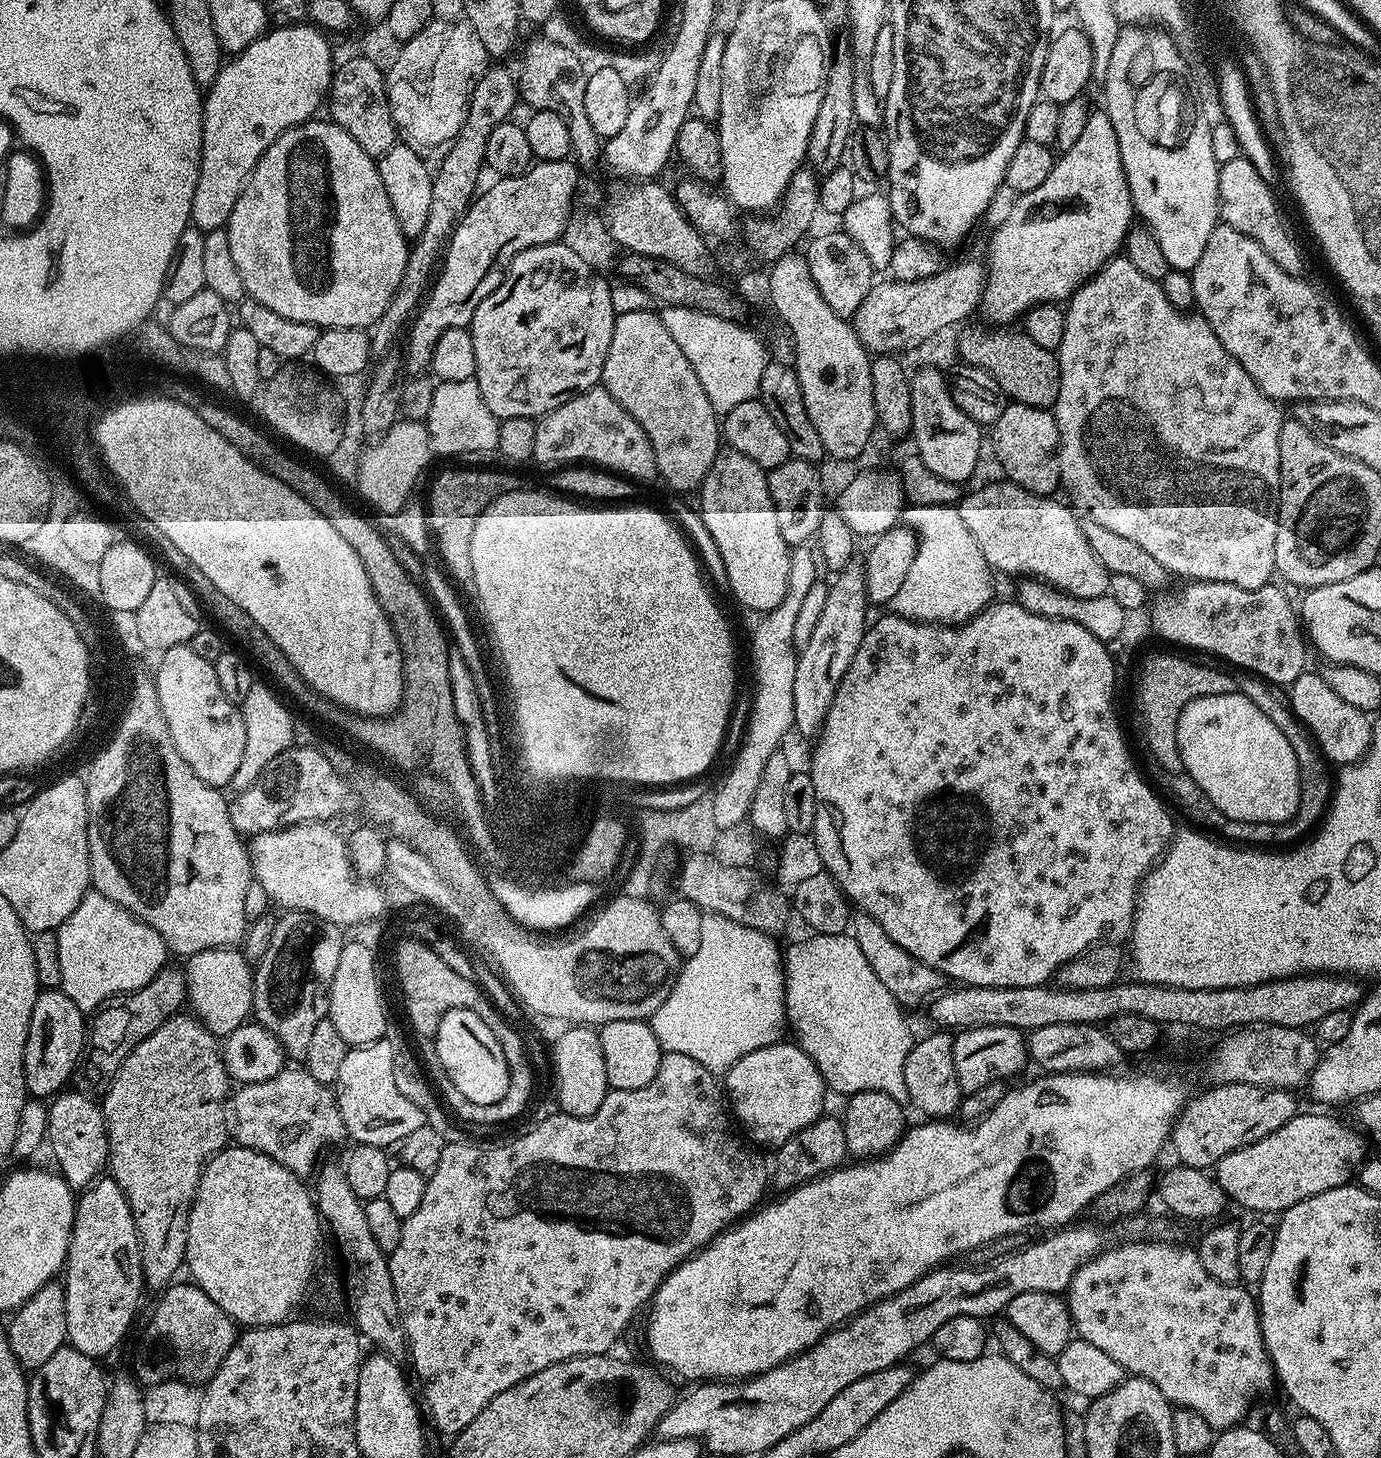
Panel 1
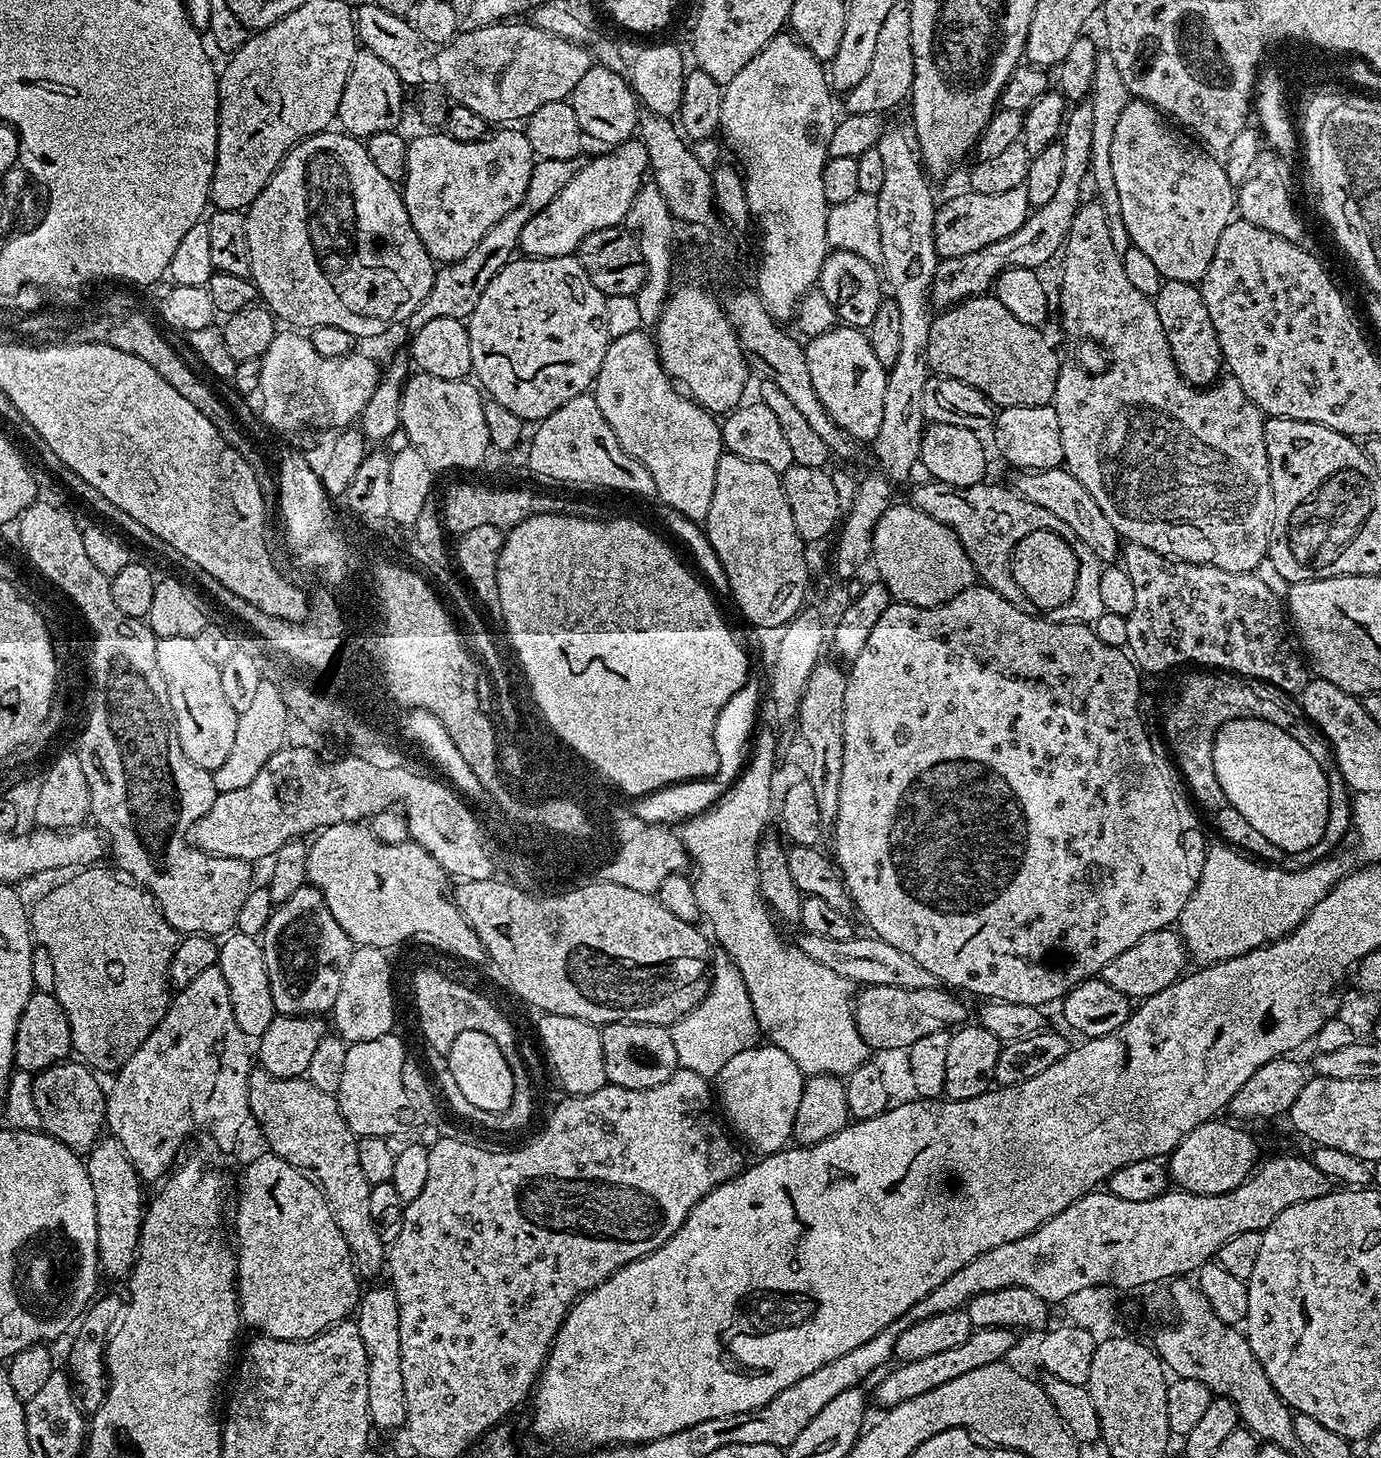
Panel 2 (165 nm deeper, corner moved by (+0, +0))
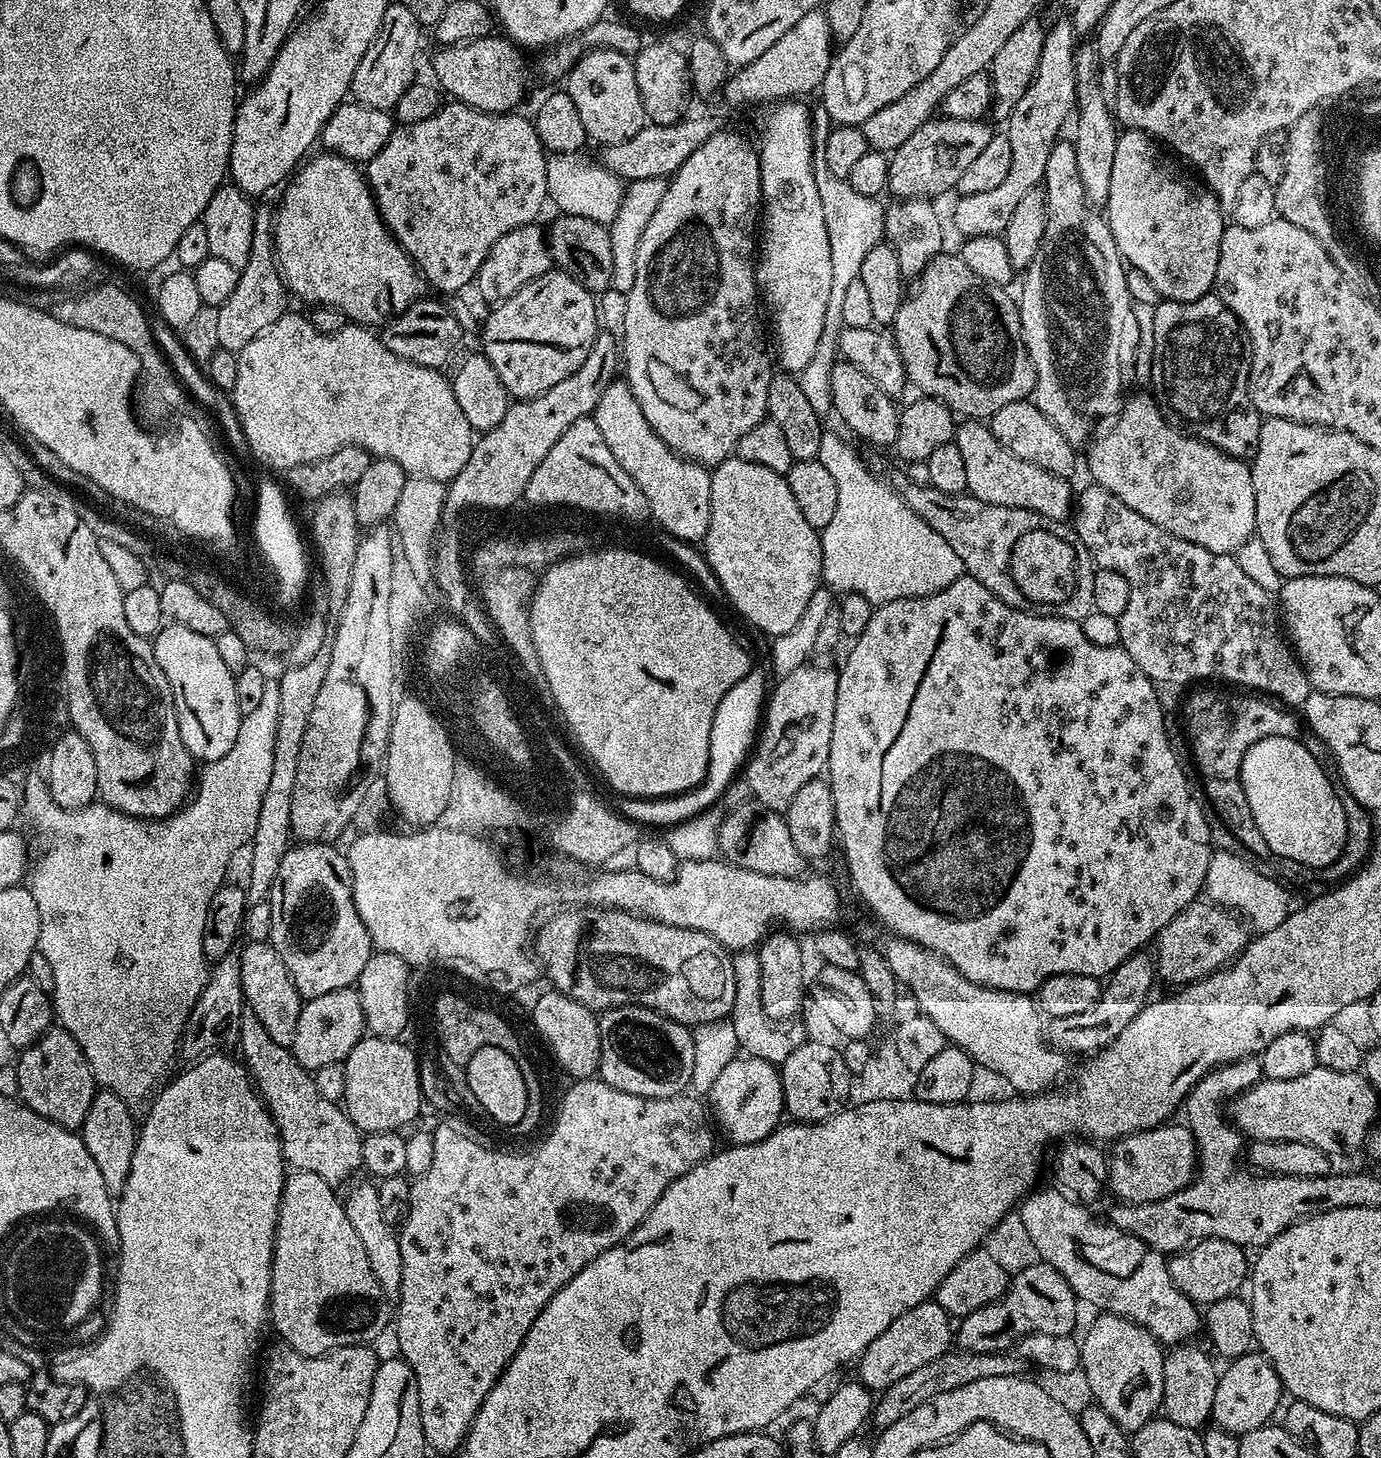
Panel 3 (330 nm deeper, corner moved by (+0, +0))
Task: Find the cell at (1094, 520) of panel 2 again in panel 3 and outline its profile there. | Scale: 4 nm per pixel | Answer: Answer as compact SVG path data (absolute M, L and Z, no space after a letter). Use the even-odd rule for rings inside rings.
M976 418L957 423L954 443L962 453L966 466L966 489L984 504L1021 508L1037 512L1051 520L1067 521L1074 508L1074 491L1063 476L1055 476L1042 466L1034 466L1006 450L998 438L994 438L991 427Z

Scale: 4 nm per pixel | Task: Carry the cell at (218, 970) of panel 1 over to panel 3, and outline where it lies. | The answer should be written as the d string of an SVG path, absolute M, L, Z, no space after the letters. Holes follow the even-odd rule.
M254 940L245 945L240 948L244 1004L249 1011L258 1014L262 1026L266 1026L266 1034L270 1034L274 1042L291 1045L294 1026L298 1026L302 997L290 978L290 970L286 970L282 958L278 958L271 943Z

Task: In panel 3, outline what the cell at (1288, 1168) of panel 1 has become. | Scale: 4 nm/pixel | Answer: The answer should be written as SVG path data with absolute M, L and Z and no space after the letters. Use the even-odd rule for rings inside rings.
M1165 1122L1159 1128L1147 1128L1145 1132L1132 1132L1122 1136L1111 1145L1112 1156L1107 1157L1109 1187L1117 1197L1117 1201L1125 1204L1145 1204L1166 1198L1178 1190L1188 1187L1192 1177L1198 1171L1198 1157L1196 1155L1196 1139L1192 1132L1183 1123L1172 1124Z

